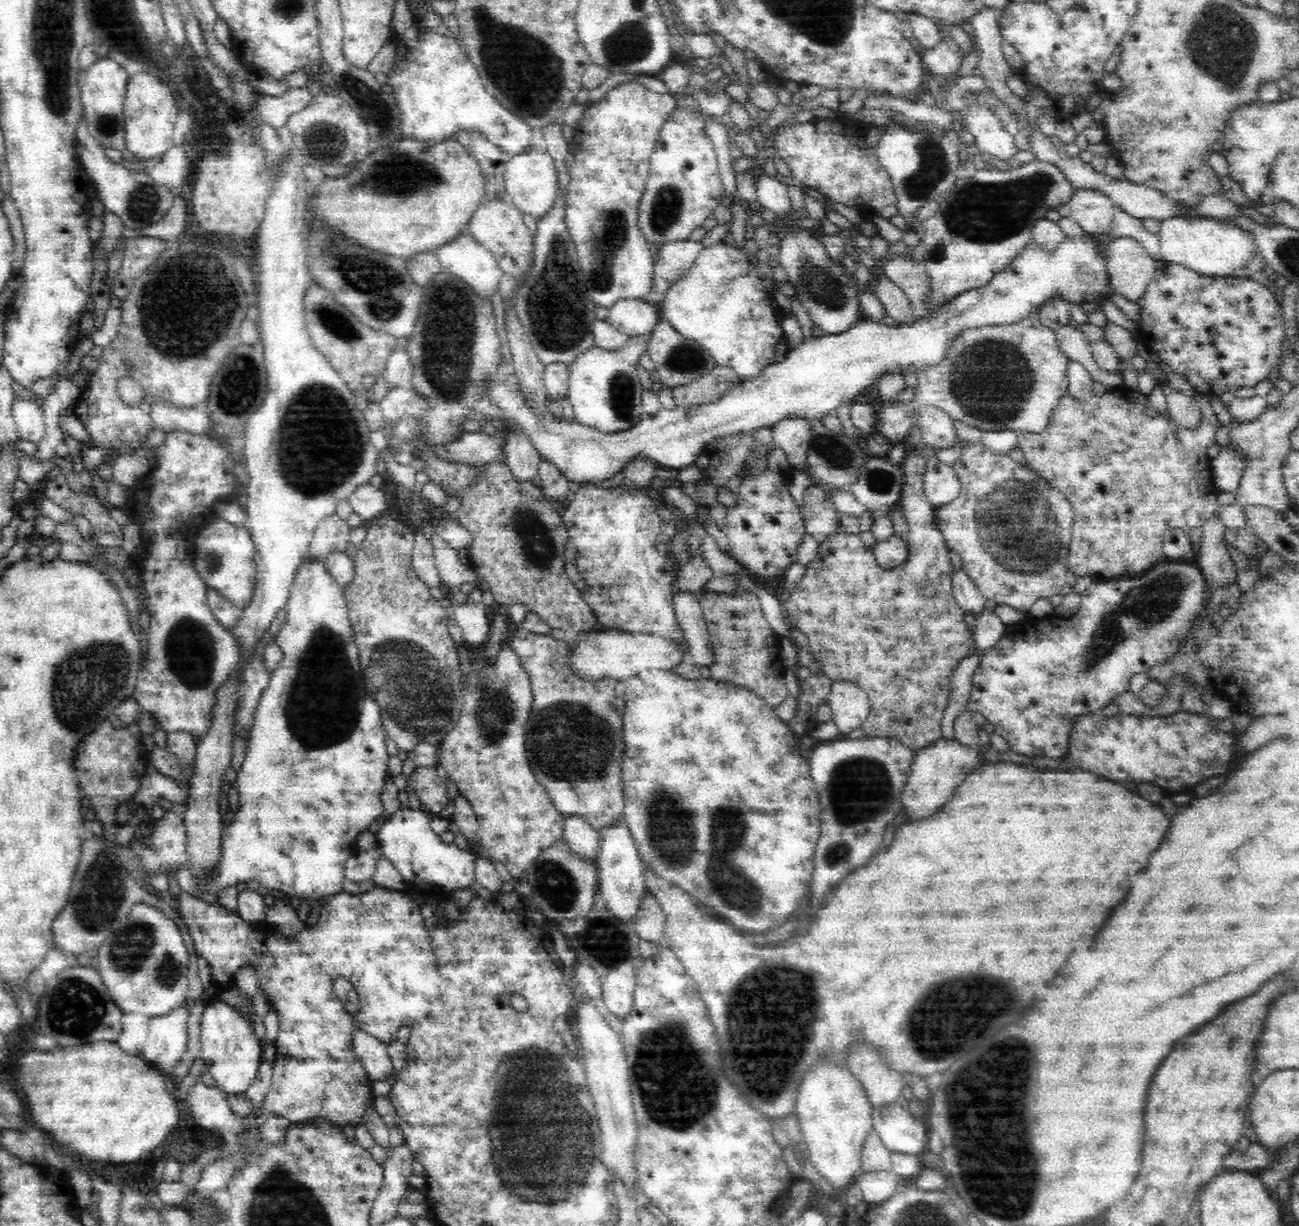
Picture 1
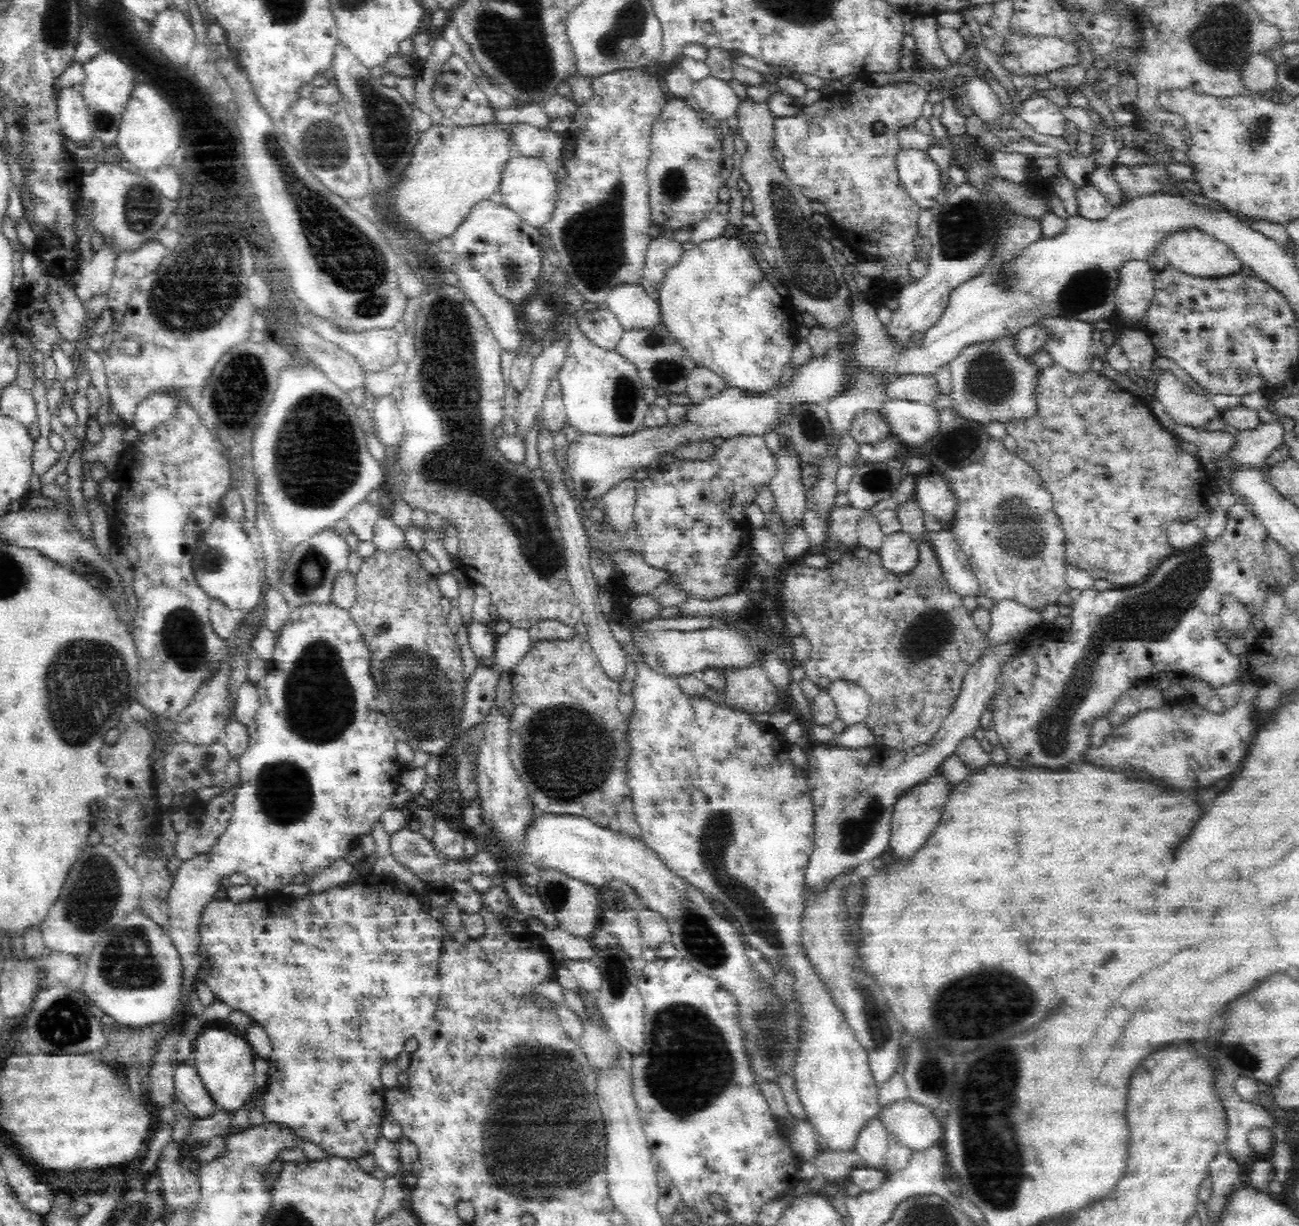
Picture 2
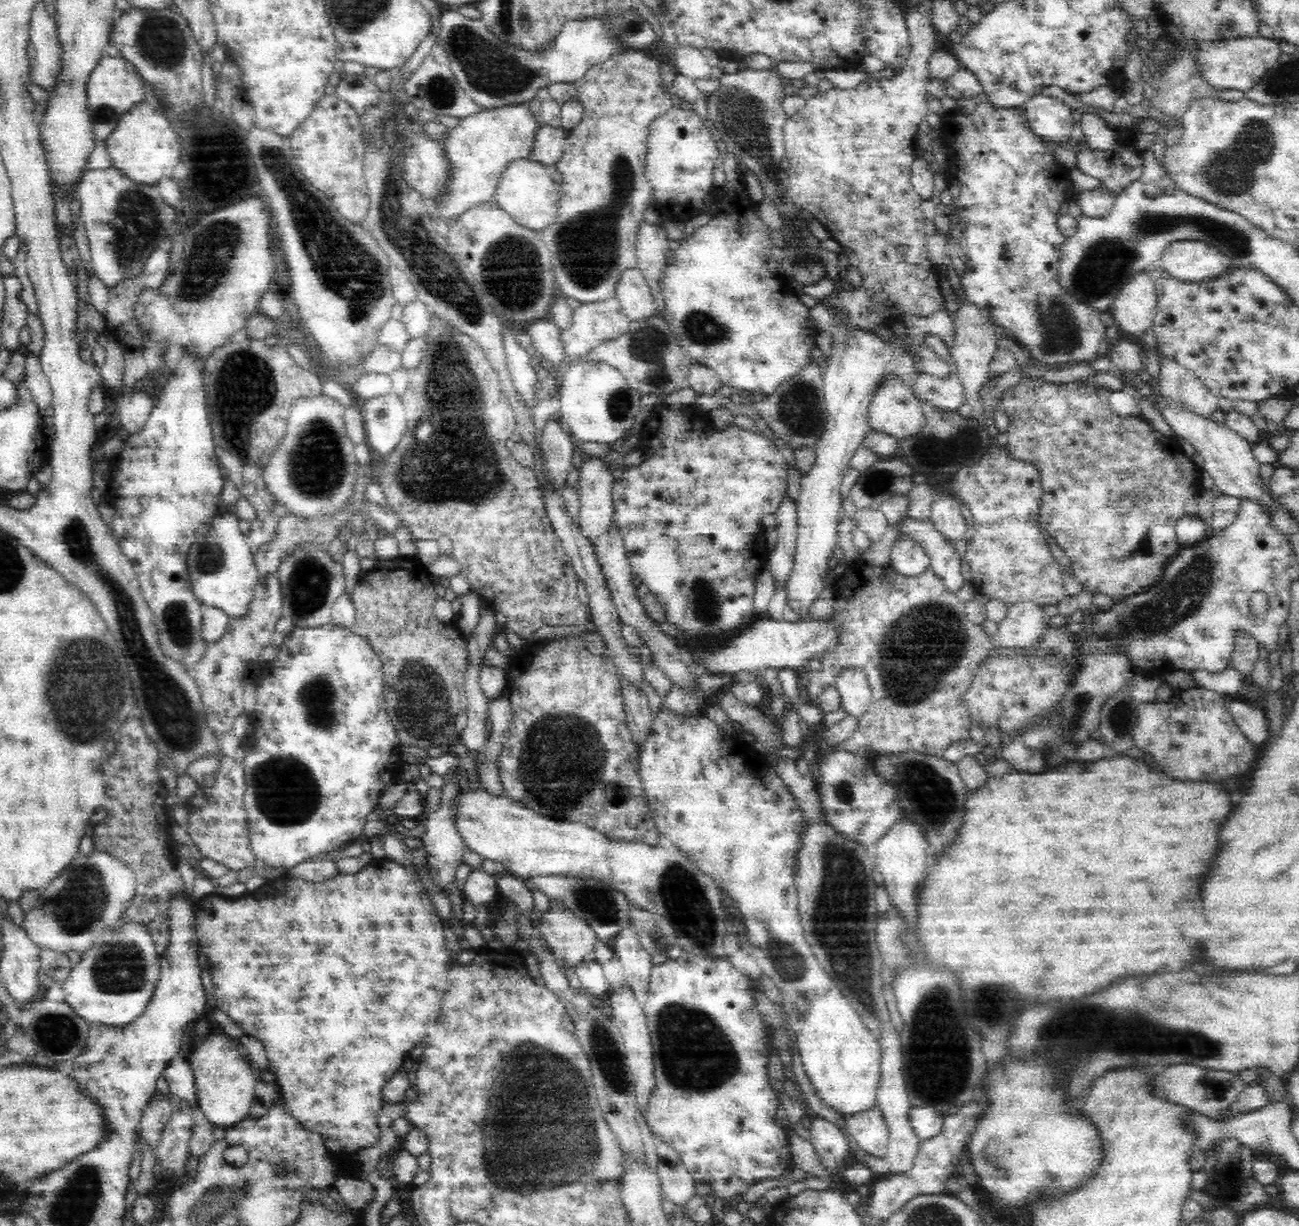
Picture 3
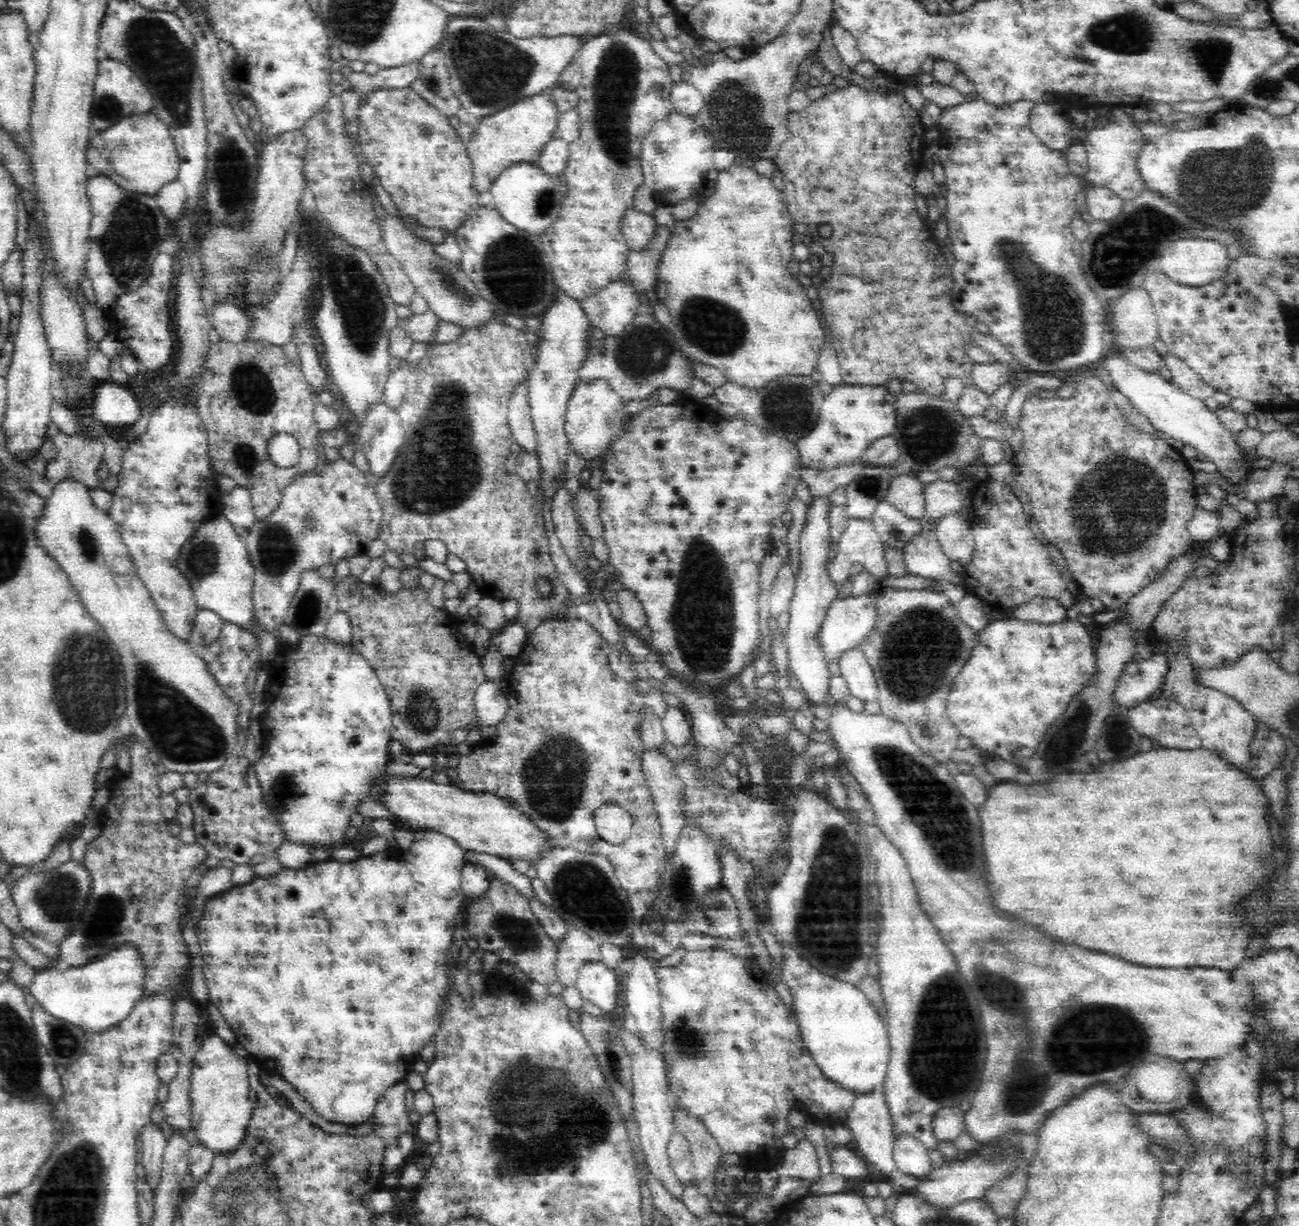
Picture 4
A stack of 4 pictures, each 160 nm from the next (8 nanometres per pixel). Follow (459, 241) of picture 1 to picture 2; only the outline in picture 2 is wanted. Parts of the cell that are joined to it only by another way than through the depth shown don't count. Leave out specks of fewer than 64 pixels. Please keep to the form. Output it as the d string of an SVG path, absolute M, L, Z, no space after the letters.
M459 260L457 273L471 296L473 304L479 310L480 315L486 321L496 346L500 352L508 352L512 356L520 353L520 348L528 348L529 344L523 339L516 327L516 310L506 300L496 296L490 291L490 285L484 281L480 273L470 269L466 263Z

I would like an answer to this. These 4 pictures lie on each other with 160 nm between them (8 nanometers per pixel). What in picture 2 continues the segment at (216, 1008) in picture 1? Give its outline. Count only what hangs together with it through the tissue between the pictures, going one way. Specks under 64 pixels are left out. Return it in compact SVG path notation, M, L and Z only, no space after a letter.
M204 1028L194 1040L192 1046L192 1064L199 1075L206 1094L210 1095L210 1102L219 1114L236 1114L244 1108L256 1086L255 1071L252 1063L252 1049L244 1039L222 1028Z

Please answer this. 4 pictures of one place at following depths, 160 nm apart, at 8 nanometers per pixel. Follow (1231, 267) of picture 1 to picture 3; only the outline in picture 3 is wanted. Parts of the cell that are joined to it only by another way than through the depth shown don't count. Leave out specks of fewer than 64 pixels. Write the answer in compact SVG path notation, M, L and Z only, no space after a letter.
M1179 240L1166 246L1160 265L1175 279L1201 283L1225 273L1232 264L1228 256L1204 241Z

